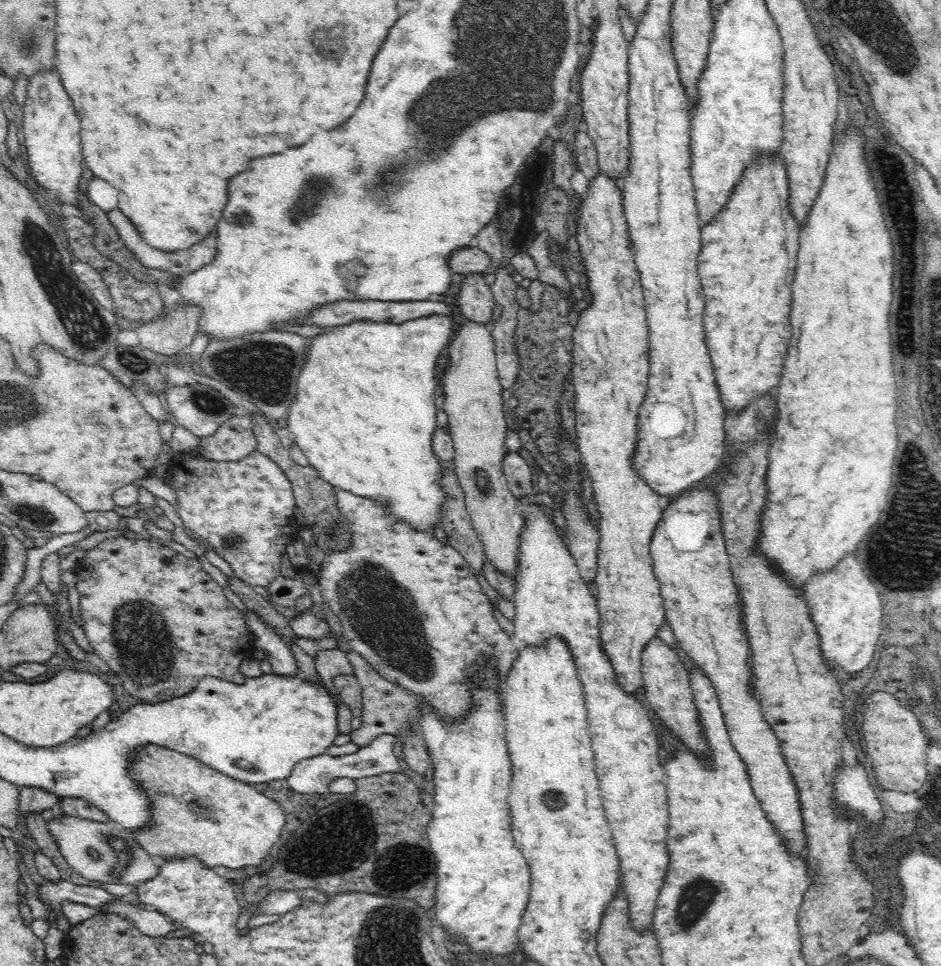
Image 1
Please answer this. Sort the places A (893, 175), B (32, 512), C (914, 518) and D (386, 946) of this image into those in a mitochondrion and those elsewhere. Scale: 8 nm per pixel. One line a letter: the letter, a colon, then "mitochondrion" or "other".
A: other
B: mitochondrion
C: mitochondrion
D: mitochondrion

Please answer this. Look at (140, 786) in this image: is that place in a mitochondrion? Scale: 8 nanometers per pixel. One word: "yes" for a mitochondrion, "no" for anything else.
no

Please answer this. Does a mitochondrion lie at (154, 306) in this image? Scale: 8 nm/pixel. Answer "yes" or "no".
no

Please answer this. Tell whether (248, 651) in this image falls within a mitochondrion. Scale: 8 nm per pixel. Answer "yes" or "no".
no

